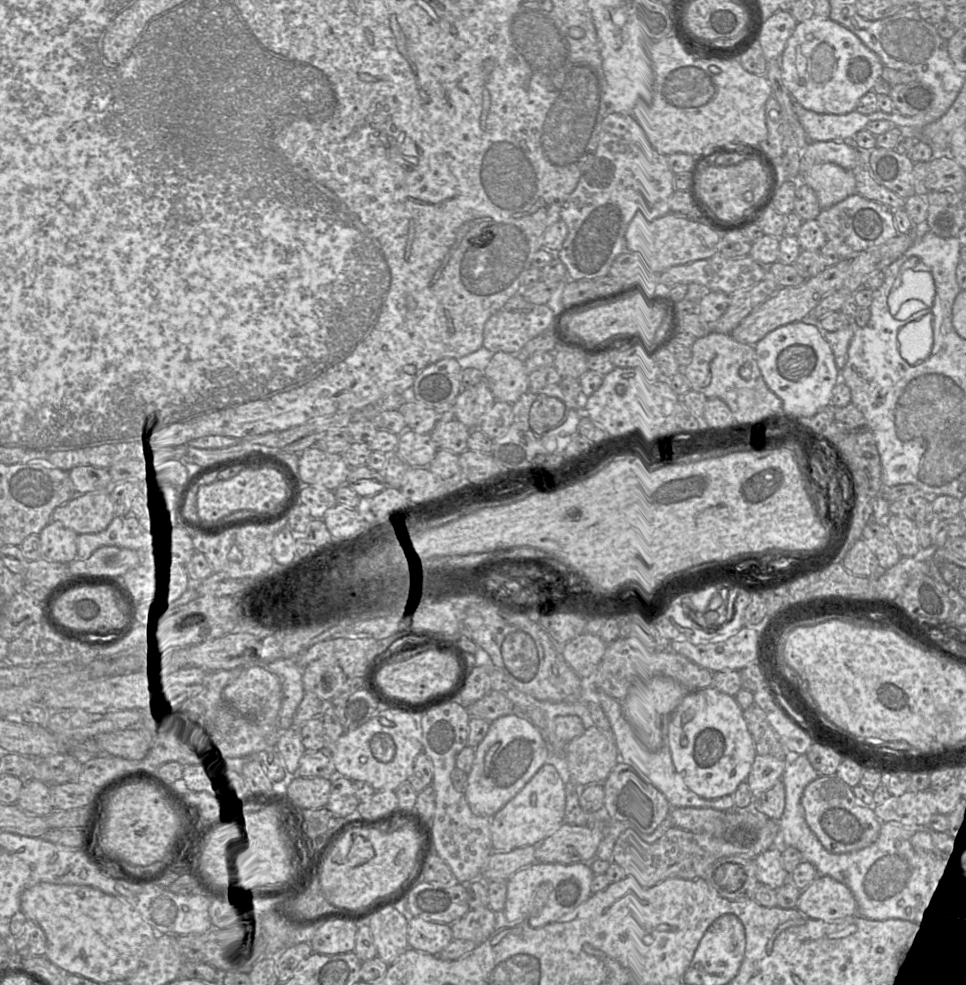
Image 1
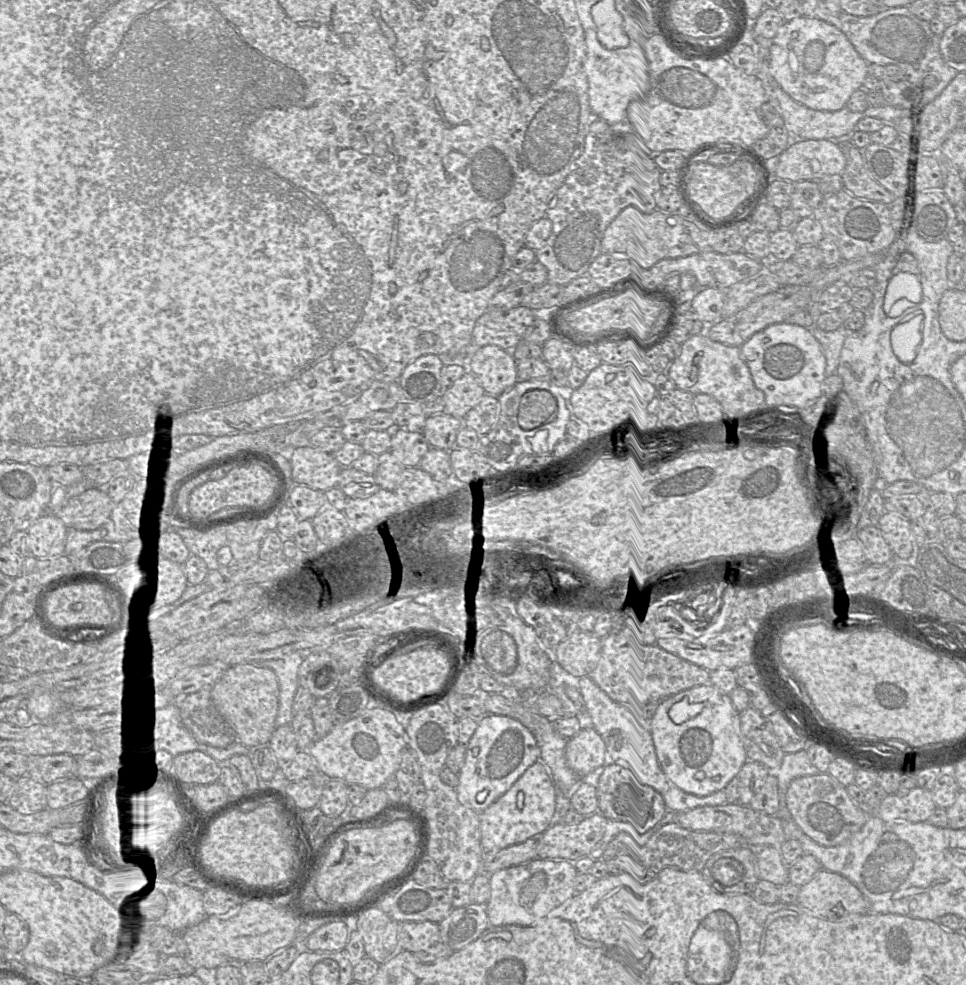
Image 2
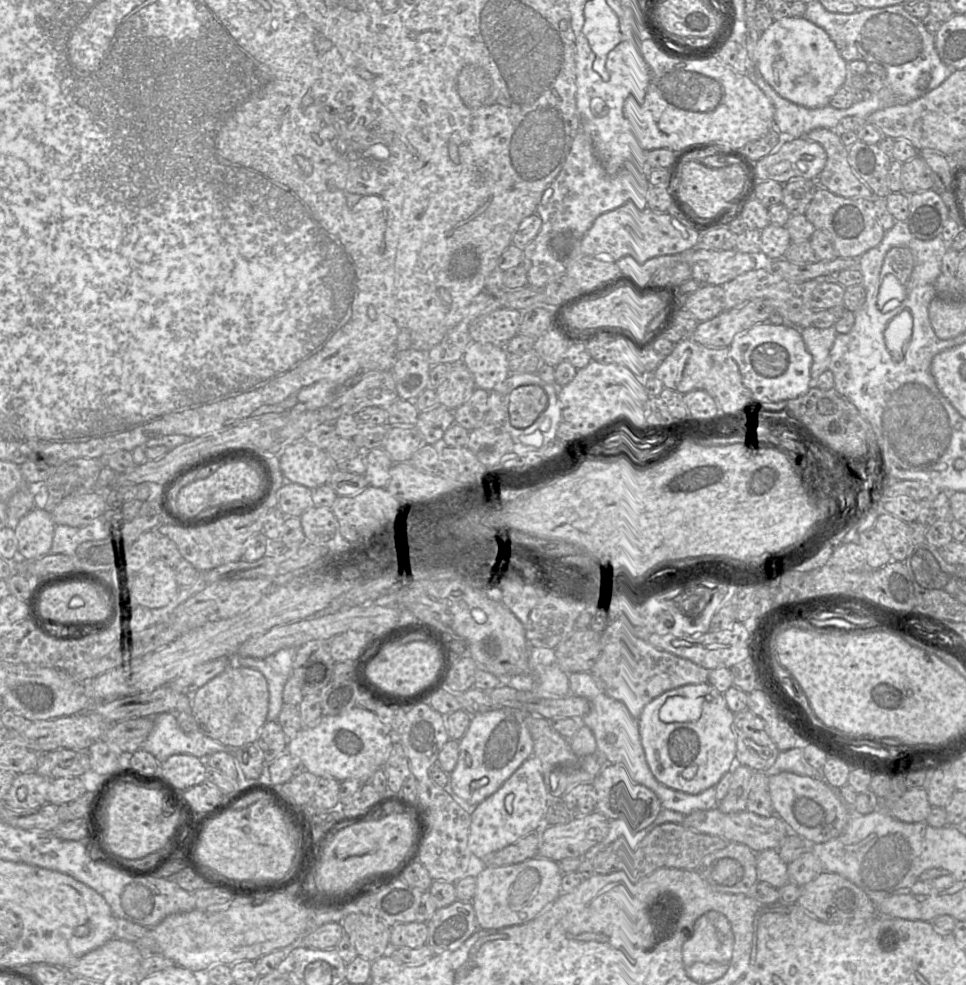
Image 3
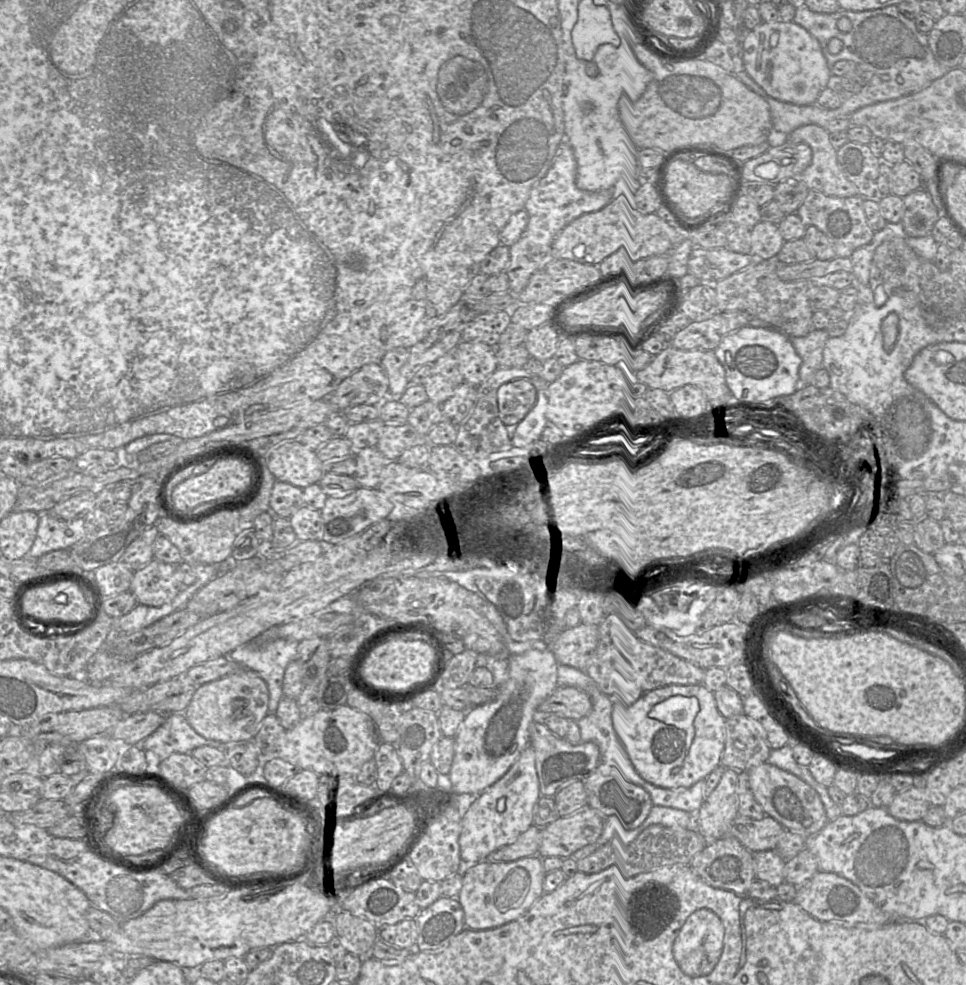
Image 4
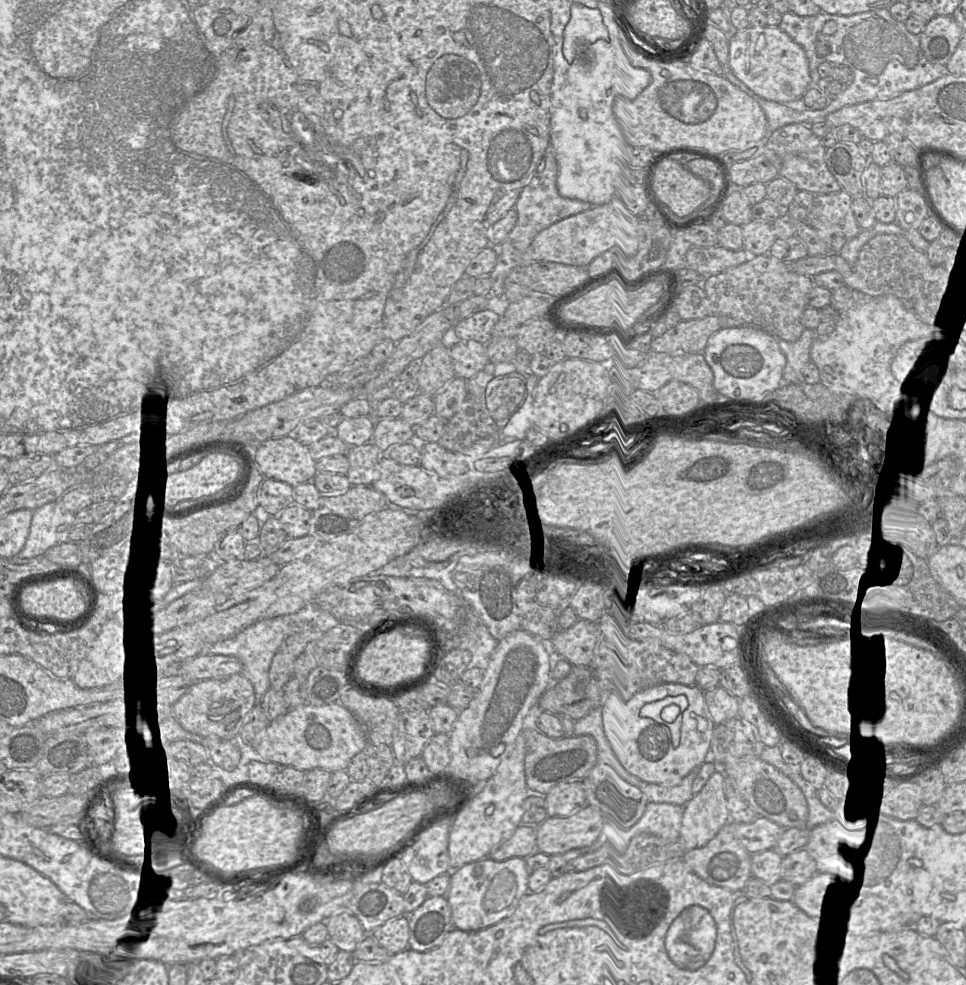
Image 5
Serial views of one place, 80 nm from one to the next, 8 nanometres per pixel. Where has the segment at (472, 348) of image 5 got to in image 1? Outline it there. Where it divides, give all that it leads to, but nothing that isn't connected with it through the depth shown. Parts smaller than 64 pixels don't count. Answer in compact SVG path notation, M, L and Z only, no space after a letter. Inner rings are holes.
M497 351L483 370L483 380L496 401L513 404L528 391L529 374L521 355Z

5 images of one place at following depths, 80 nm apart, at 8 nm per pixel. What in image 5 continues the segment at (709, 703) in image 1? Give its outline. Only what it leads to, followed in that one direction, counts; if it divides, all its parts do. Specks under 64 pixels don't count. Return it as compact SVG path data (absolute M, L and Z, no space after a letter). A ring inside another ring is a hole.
M680 684L656 685L639 691L628 701L621 700L615 693L604 693L604 699L602 701L601 707L602 707L604 733L614 754L618 758L621 765L630 774L636 776L640 780L643 780L648 783L654 783L654 784L678 781L681 778L688 775L689 773L691 773L693 770L695 770L700 764L702 764L706 760L707 754L710 749L710 743L711 743L711 738L712 738L715 724L712 721L706 706L704 691L701 690L696 685L694 686L685 686Z

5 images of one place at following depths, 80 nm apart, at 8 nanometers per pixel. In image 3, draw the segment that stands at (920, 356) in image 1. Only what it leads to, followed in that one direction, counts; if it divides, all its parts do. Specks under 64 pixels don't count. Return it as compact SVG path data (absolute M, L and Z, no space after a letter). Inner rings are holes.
M904 310L891 319L884 331L886 347L897 361L904 357L911 338L912 327L913 318L908 311Z

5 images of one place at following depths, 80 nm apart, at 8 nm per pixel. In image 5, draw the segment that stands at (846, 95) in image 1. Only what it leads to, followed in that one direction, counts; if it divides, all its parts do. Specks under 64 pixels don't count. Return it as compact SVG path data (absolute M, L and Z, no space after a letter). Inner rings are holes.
M750 26L737 30L729 40L728 66L754 93L778 103L800 99L812 85L804 49L778 26Z

